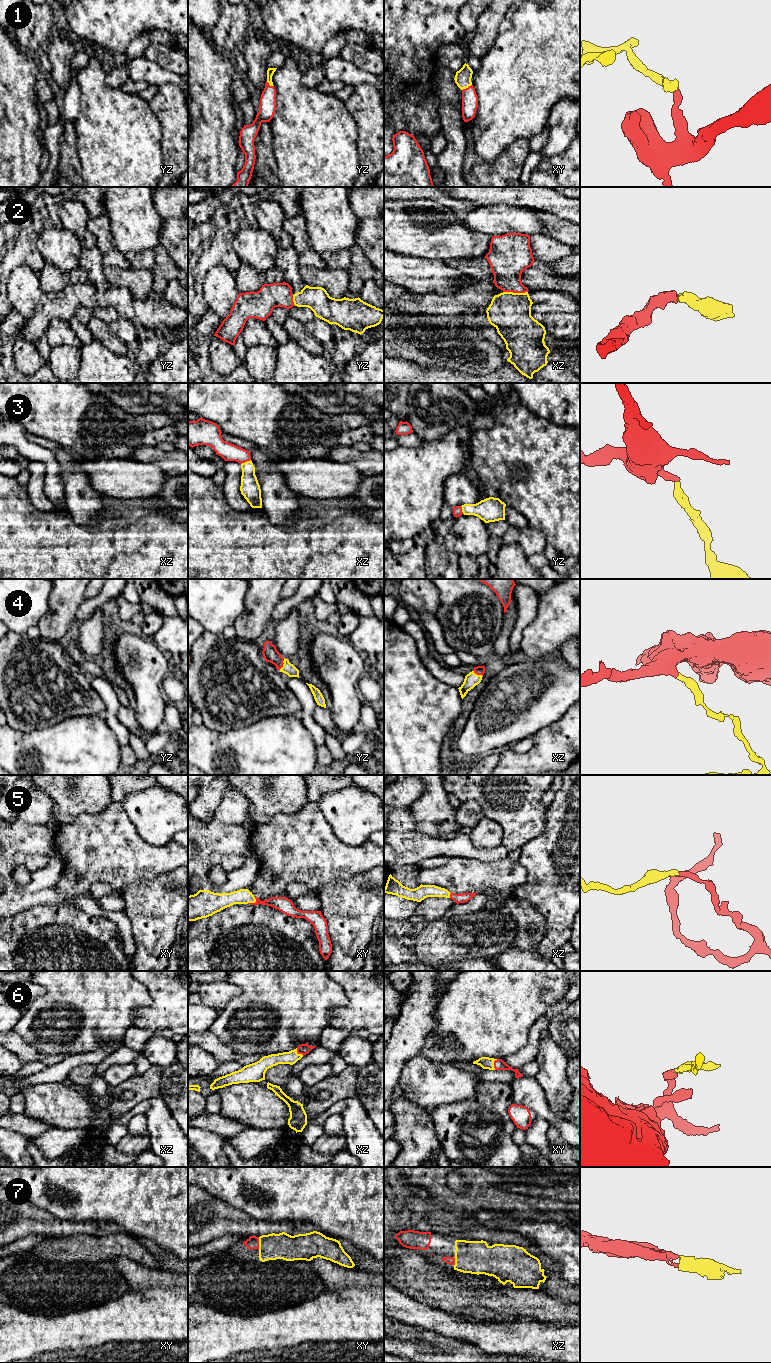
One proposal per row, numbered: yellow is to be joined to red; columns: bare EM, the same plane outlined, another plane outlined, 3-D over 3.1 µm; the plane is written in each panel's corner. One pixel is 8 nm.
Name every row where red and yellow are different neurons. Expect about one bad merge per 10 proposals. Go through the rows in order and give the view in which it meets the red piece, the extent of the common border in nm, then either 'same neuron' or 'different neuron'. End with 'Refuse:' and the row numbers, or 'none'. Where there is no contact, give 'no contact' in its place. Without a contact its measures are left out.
1: meets red in xy; contact 90 nm long; same neuron
2: meets red in xz; contact 190 nm long; same neuron
3: meets red in xz; contact 90 nm long; same neuron
4: meets red in yz; contact 100 nm long; same neuron
5: meets red in xy; contact 90 nm long; same neuron
6: meets red in xy; contact 90 nm long; same neuron
7: meets red in xy; contact 100 nm long; same neuron
Refuse: none

